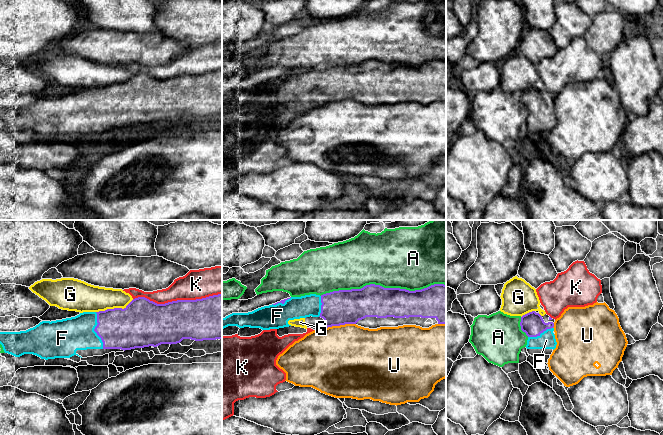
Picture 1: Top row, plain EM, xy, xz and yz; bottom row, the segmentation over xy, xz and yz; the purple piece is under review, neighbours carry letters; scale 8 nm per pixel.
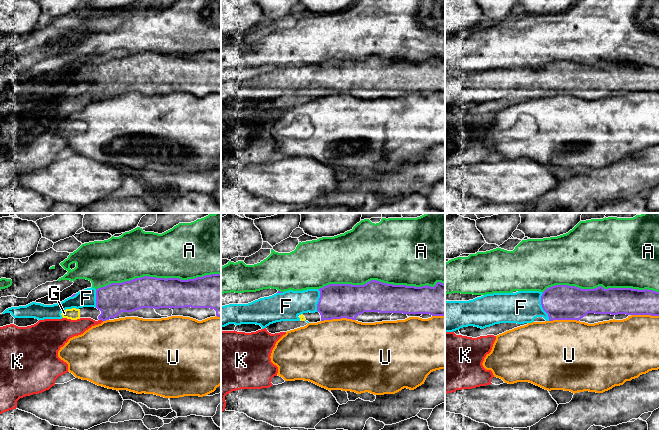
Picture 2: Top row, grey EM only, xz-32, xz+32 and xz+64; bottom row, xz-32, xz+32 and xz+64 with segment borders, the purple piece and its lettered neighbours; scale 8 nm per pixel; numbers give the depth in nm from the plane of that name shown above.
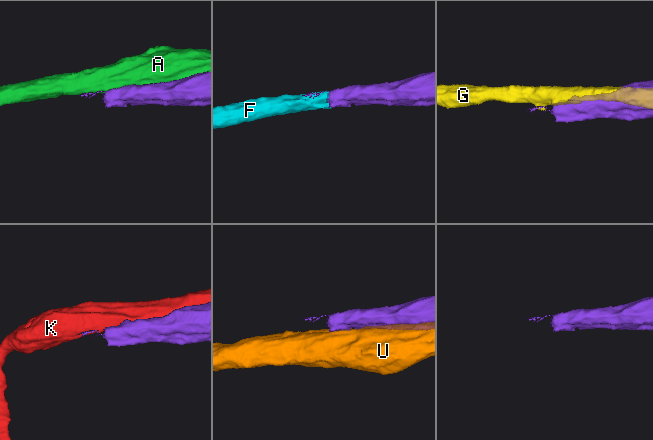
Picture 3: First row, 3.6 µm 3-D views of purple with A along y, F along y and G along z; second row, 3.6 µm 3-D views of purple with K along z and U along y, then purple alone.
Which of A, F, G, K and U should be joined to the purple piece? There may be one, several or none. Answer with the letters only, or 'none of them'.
F

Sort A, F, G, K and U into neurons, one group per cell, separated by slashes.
A / F / G / K / U

